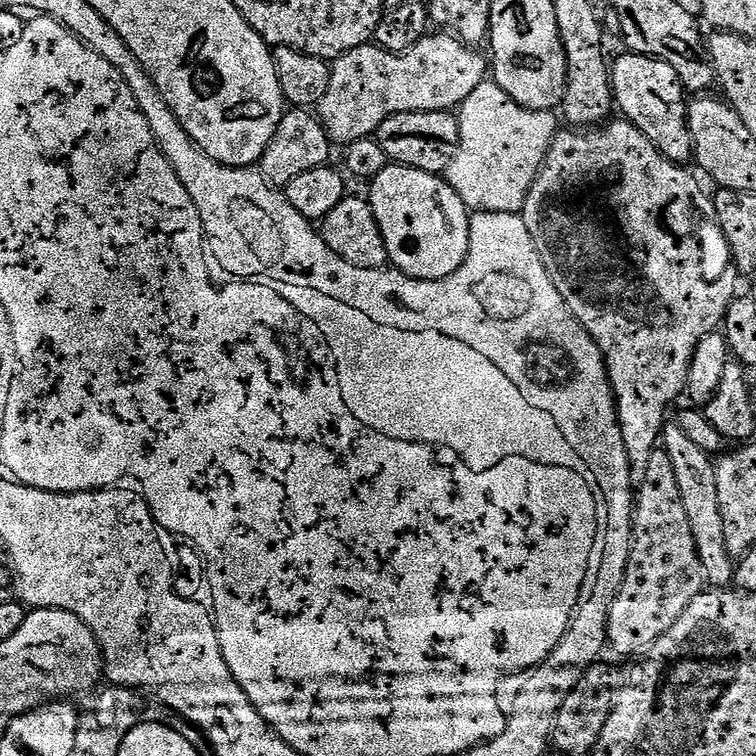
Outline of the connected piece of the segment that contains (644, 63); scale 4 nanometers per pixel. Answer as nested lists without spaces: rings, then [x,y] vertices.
[[[625,51],[610,64],[612,98],[619,115],[642,130],[650,142],[668,160],[684,166],[693,159],[692,139],[688,129],[689,101],[684,100],[686,89],[683,82],[674,74],[674,66],[653,56],[639,56],[637,52]]]

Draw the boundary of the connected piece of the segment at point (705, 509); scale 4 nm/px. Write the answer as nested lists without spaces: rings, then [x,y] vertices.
[[[676,422],[665,423],[662,433],[662,447],[670,454],[674,466],[674,475],[678,477],[678,490],[682,493],[682,506],[686,506],[686,515],[690,518],[690,531],[694,533],[694,546],[698,546],[698,558],[702,562],[704,579],[711,587],[727,588],[734,580],[734,560],[726,550],[726,536],[722,530],[722,512],[718,506],[718,482],[713,457],[708,457],[705,445],[694,442]]]

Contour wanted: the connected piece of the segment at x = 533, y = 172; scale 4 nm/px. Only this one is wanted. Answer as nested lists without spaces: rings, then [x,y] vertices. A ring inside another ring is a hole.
[[[485,82],[476,87],[474,94],[470,94],[470,98],[466,98],[458,109],[460,145],[446,173],[449,186],[455,190],[458,194],[458,198],[462,198],[462,202],[468,209],[472,212],[497,212],[498,214],[506,214],[507,212],[519,213],[521,209],[523,209],[526,198],[530,194],[530,186],[534,182],[534,178],[538,174],[538,170],[542,166],[542,162],[546,156],[546,150],[550,146],[552,139],[556,137],[558,125],[556,125],[555,115],[557,116],[557,113],[552,110],[543,112],[542,110],[523,108],[518,102],[514,102],[514,98],[510,98],[510,94],[506,94],[506,90],[502,90],[495,82]]]

